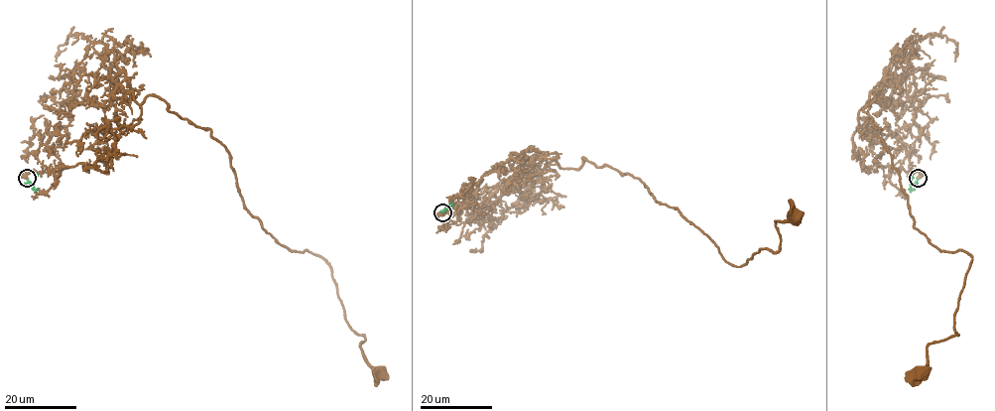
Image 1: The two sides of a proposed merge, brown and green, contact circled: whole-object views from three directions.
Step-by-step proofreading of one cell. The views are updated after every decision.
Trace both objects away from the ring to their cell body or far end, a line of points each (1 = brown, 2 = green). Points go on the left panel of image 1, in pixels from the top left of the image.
1: (28, 178), (94, 167), (160, 96), (222, 144), (262, 226), (330, 268), (380, 372)
2: (28, 178), (33, 189), (36, 173)

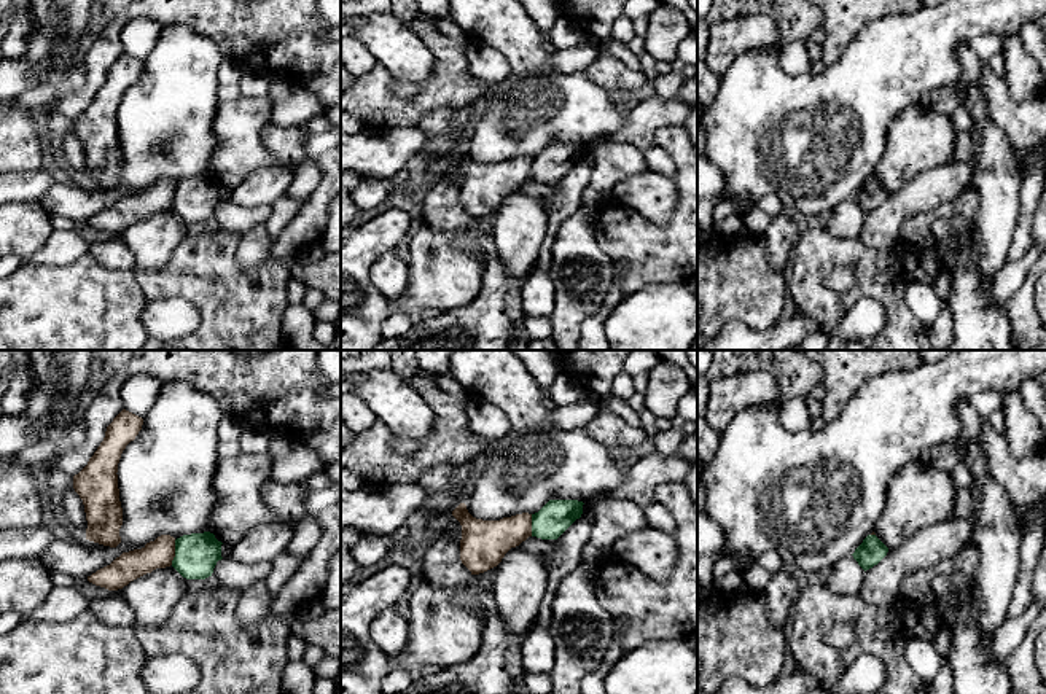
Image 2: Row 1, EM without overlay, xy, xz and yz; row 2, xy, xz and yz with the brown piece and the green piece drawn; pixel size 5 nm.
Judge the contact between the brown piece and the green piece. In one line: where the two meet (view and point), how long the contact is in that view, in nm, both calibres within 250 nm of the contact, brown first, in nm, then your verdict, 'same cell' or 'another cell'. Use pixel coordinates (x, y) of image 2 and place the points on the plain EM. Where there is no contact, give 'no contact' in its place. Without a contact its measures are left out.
xy (174, 196) | 130 nm | 140/220 nm | another cell

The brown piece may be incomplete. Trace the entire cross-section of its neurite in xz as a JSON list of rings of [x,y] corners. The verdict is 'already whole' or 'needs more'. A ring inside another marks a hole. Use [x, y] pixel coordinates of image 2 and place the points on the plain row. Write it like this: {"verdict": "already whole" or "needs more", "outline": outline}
{"verdict": "already whole", "outline": [[[465,146],[452,159],[462,169],[460,204],[471,218],[497,210],[505,197],[532,180],[532,158],[522,156],[500,164],[473,161]]]}

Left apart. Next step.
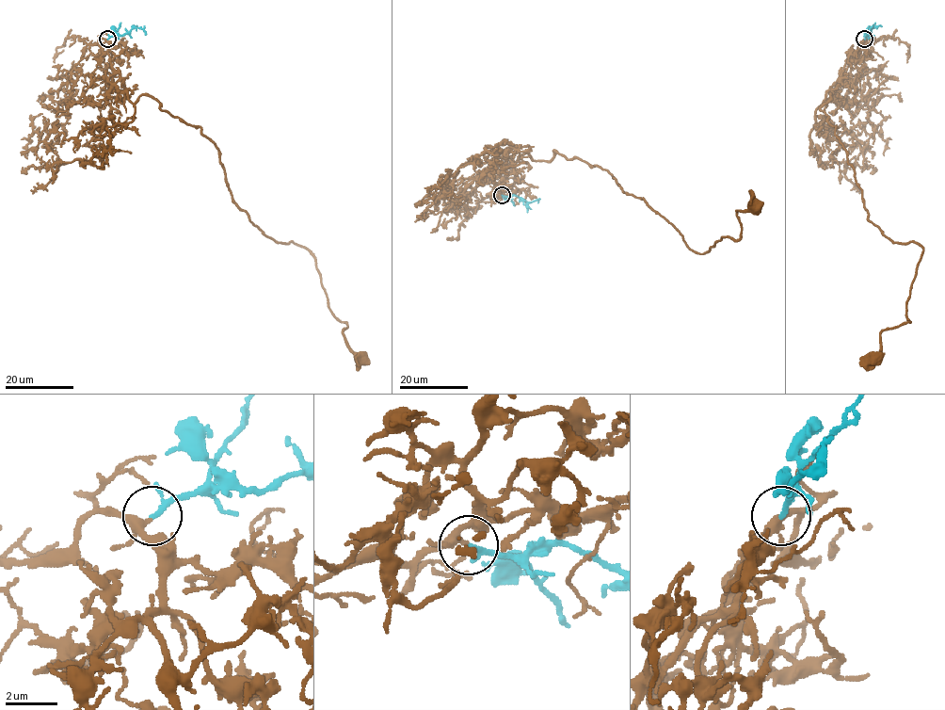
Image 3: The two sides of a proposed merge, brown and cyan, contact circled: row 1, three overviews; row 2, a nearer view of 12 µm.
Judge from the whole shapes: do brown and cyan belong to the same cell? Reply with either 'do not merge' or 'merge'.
merge

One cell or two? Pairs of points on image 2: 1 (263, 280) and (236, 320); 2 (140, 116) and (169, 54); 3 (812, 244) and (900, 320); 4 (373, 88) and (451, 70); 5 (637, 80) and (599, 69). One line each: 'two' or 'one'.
1: one
2: one
3: one
4: one
5: one

